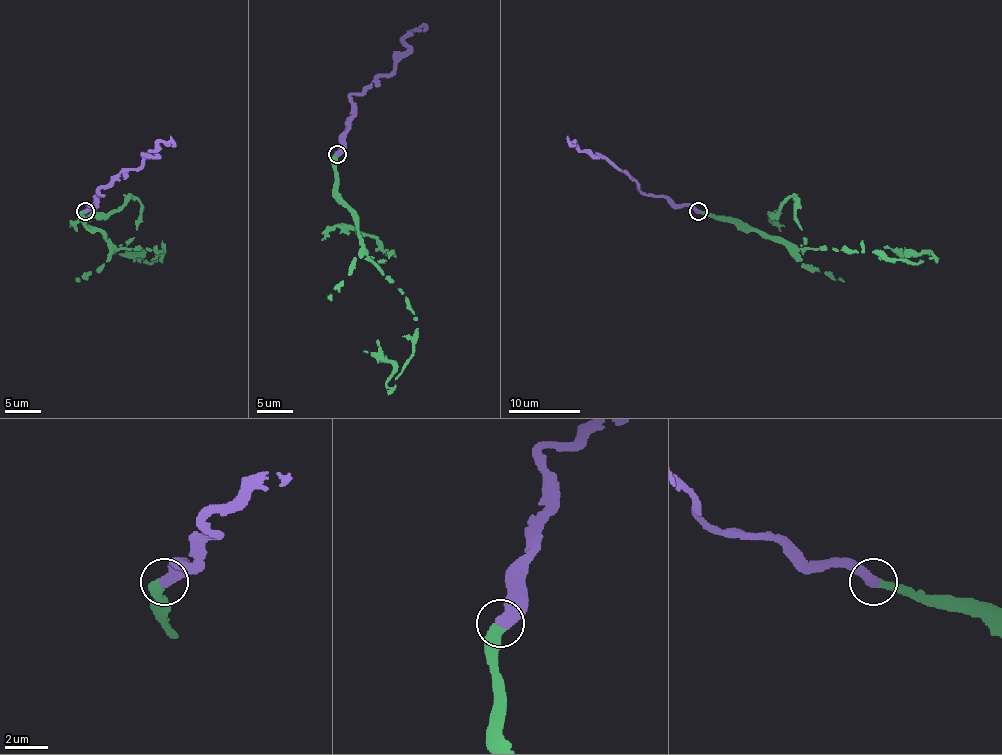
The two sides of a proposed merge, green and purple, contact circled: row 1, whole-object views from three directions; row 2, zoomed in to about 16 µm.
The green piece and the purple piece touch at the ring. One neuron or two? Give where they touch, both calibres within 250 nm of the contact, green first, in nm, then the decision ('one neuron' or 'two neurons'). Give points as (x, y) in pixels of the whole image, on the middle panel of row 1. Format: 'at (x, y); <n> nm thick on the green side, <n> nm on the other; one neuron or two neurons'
at (337, 154); 440 nm thick on the green side, 550 nm on the other; one neuron

